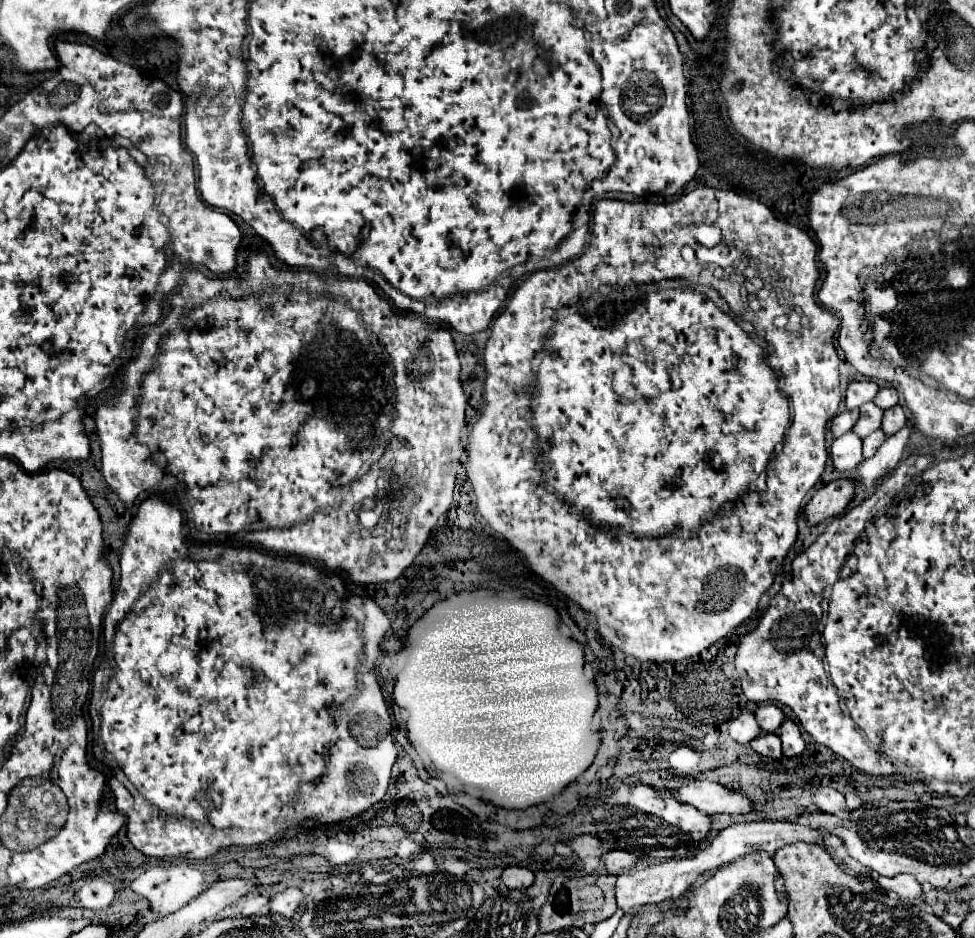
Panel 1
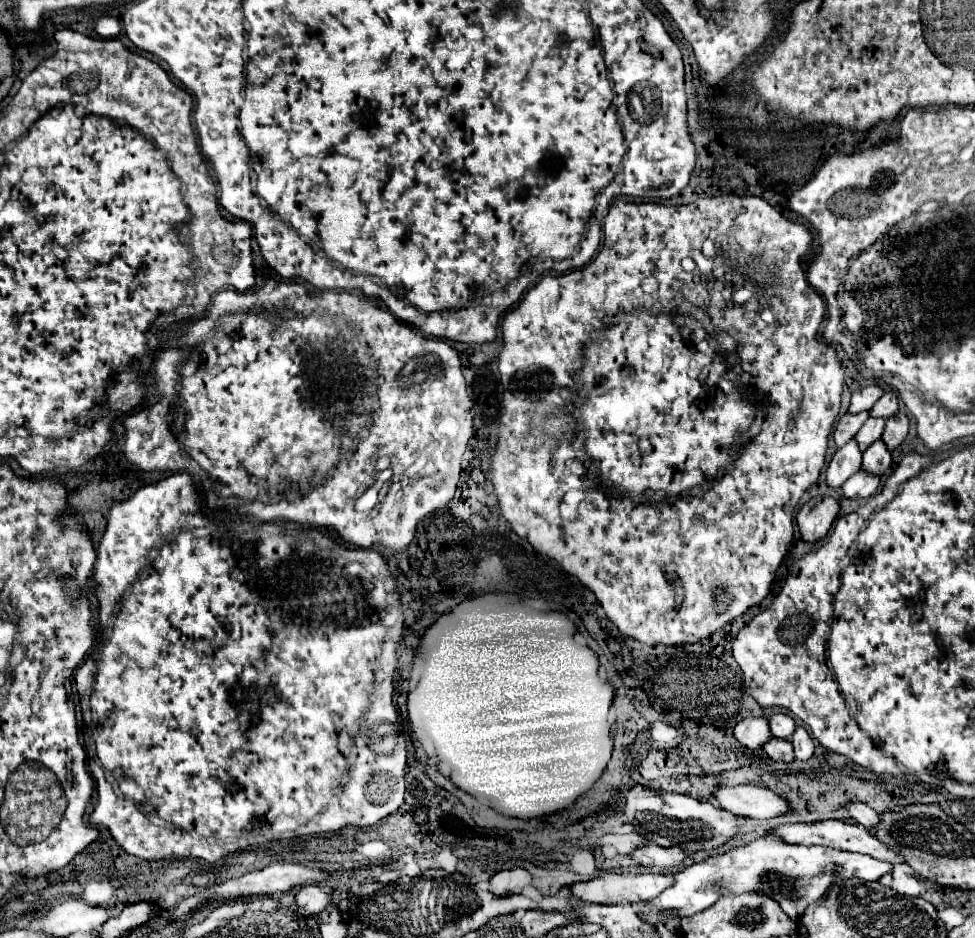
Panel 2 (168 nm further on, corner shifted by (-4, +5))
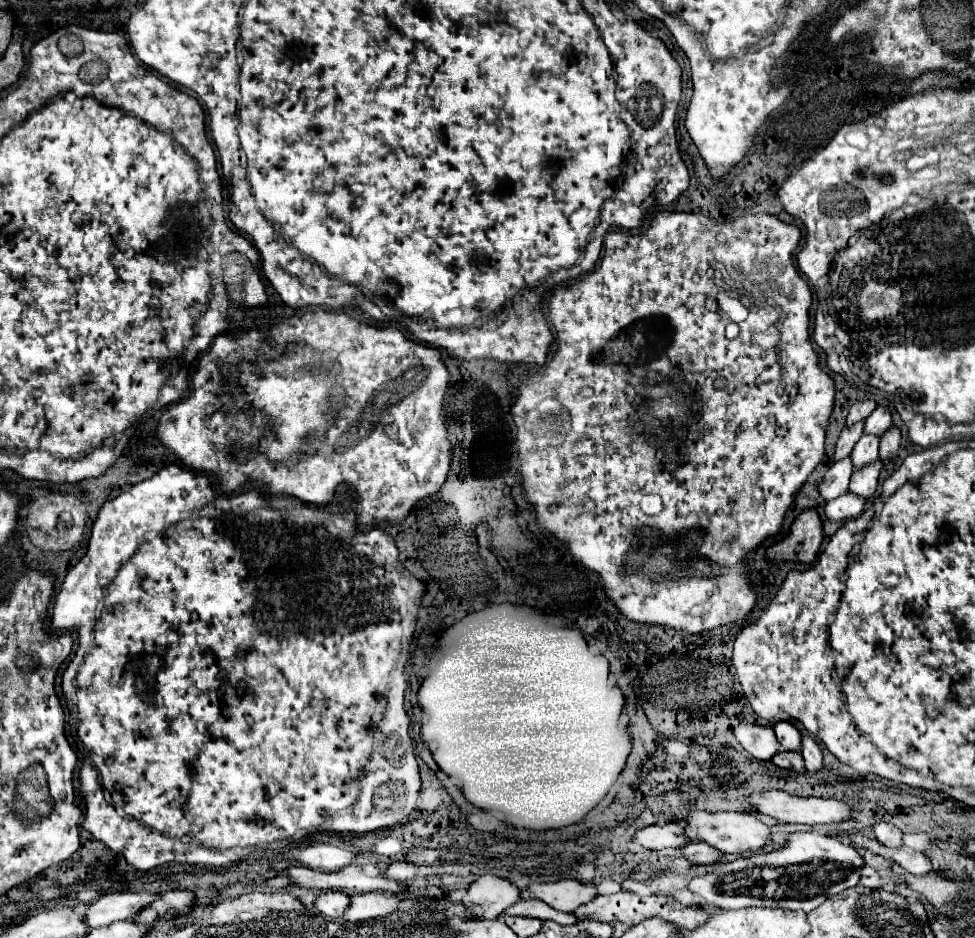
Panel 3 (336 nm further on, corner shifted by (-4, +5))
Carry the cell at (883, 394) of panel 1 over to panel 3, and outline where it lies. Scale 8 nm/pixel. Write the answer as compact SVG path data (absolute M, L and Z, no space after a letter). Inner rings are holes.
M878 406L864 422L864 434L882 436L892 426L892 416L886 406Z

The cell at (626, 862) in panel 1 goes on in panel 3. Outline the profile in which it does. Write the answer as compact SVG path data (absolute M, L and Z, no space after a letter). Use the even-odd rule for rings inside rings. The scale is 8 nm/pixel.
M690 842L682 850L684 850L686 858L696 864L714 864L714 862L722 860L722 852L706 842Z

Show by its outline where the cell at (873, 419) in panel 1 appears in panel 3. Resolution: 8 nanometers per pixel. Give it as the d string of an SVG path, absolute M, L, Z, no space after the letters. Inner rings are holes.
M864 434L864 436L856 442L856 446L854 446L852 454L850 454L854 470L860 470L860 468L864 468L864 466L868 466L868 464L874 464L874 462L878 460L878 440L880 440L880 438L872 438L872 436Z

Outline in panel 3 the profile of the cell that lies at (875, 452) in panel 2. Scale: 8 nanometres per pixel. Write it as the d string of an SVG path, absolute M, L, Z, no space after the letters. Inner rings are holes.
M878 460L876 466L866 466L864 470L856 470L850 478L850 492L860 496L860 498L870 498L876 492L878 484L878 474L880 474L882 462Z

